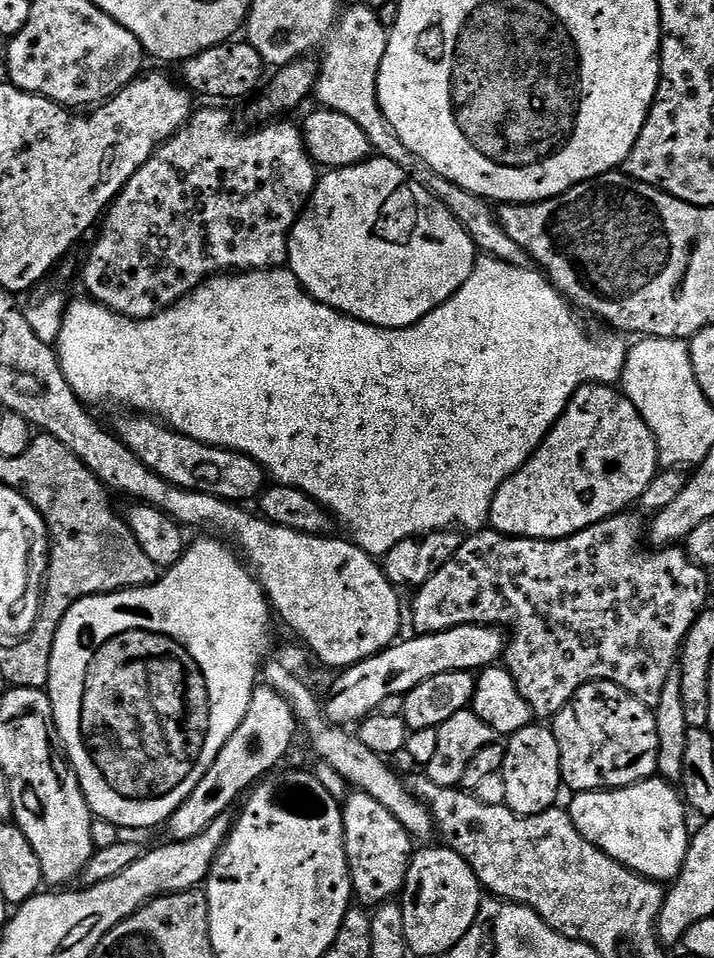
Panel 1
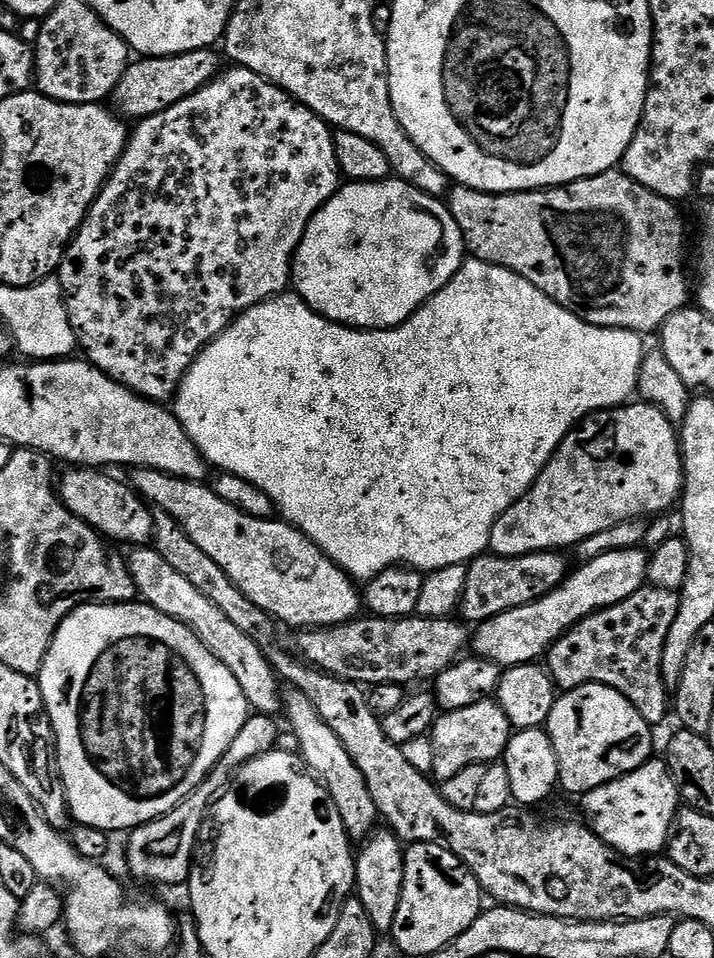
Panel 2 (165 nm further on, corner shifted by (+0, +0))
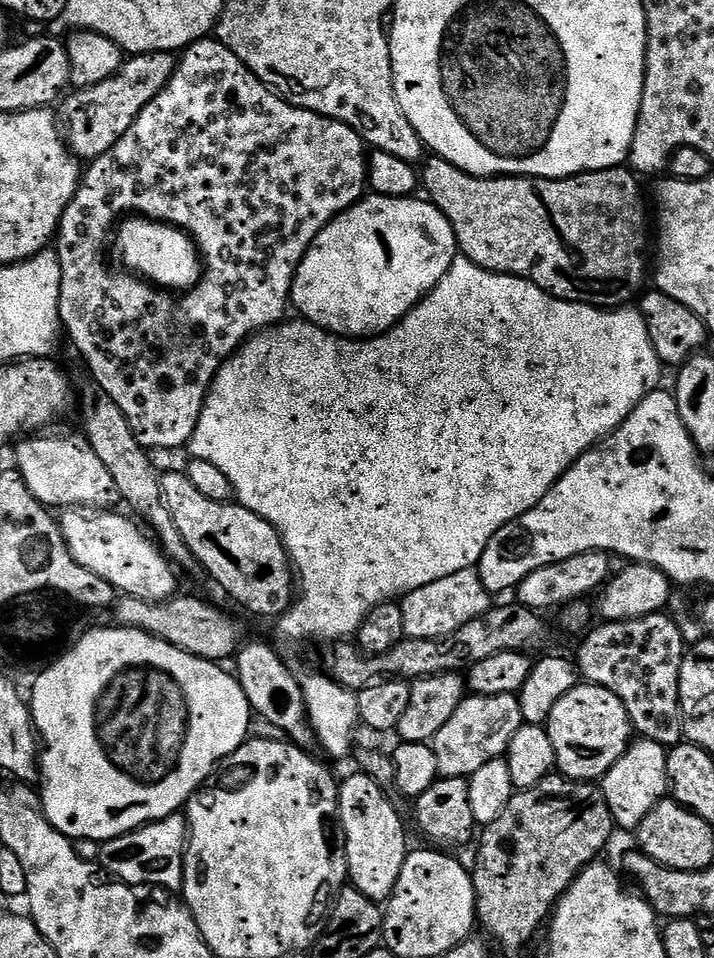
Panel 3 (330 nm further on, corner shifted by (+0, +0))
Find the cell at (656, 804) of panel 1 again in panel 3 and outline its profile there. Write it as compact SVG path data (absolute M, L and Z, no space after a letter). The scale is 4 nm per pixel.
M643 738L633 739L626 754L614 762L611 770L602 777L604 797L610 806L612 821L617 829L630 828L636 830L660 800L669 795L668 775L666 774L666 758L668 753L665 745Z

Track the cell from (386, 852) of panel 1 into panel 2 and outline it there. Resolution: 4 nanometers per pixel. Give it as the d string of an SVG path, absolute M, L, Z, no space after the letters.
M288 690L288 693L285 691L282 696L282 708L285 713L288 711L288 724L292 727L297 742L300 743L298 755L303 760L305 769L320 781L326 794L330 794L334 802L334 810L342 814L342 826L348 831L348 839L353 842L367 840L373 832L377 831L381 814L378 806L374 806L370 786L366 786L362 772L358 770L358 766L354 766L354 758L346 754L346 746L342 746L338 734L334 734L334 730L330 730L330 726L322 722L318 710L314 710L306 694L295 690Z

